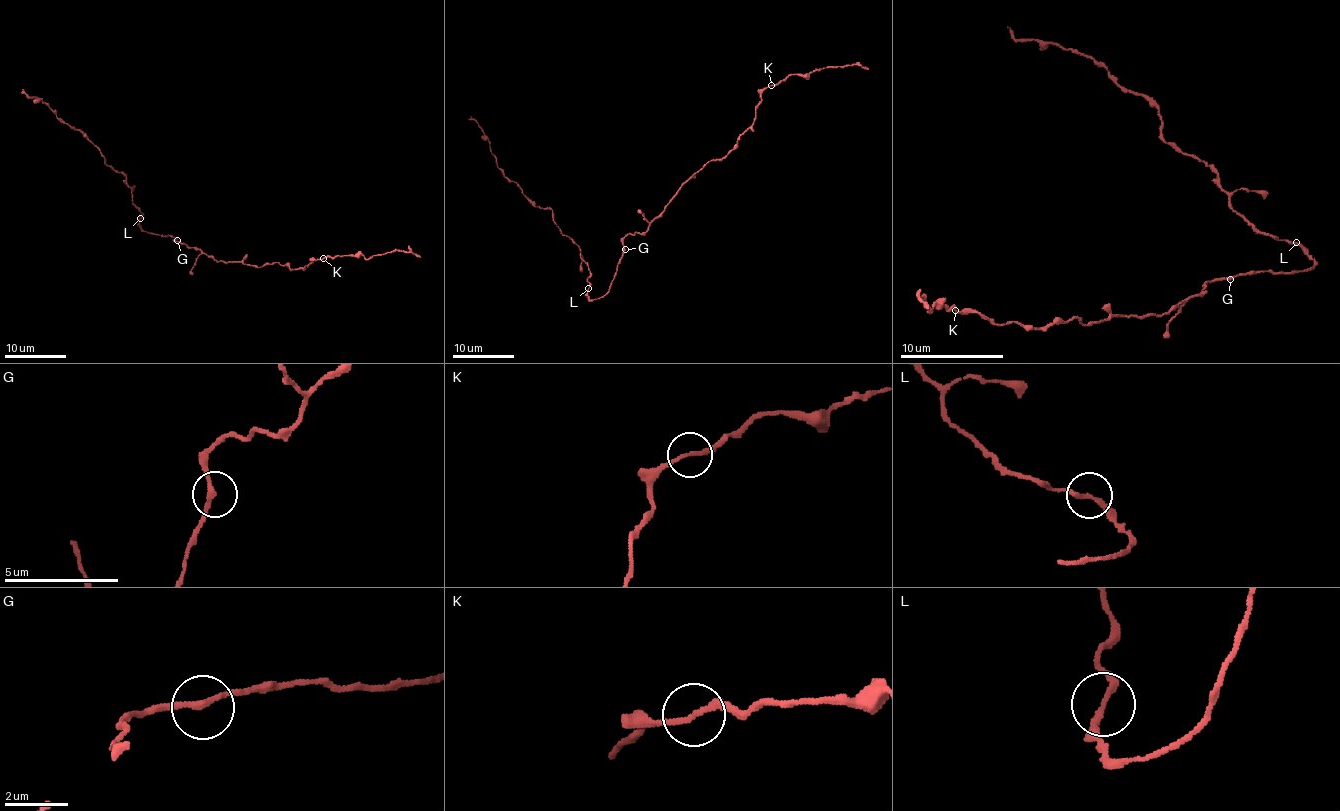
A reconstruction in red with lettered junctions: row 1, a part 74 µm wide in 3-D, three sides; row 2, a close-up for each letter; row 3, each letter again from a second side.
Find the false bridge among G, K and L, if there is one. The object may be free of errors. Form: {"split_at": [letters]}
{"split_at": []}

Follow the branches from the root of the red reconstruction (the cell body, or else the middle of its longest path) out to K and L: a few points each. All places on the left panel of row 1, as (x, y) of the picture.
K: (175, 238), (215, 261), (243, 261), (259, 268), (279, 263), (300, 269), (324, 258)
L: (175, 238), (146, 232), (140, 226), (140, 218)

